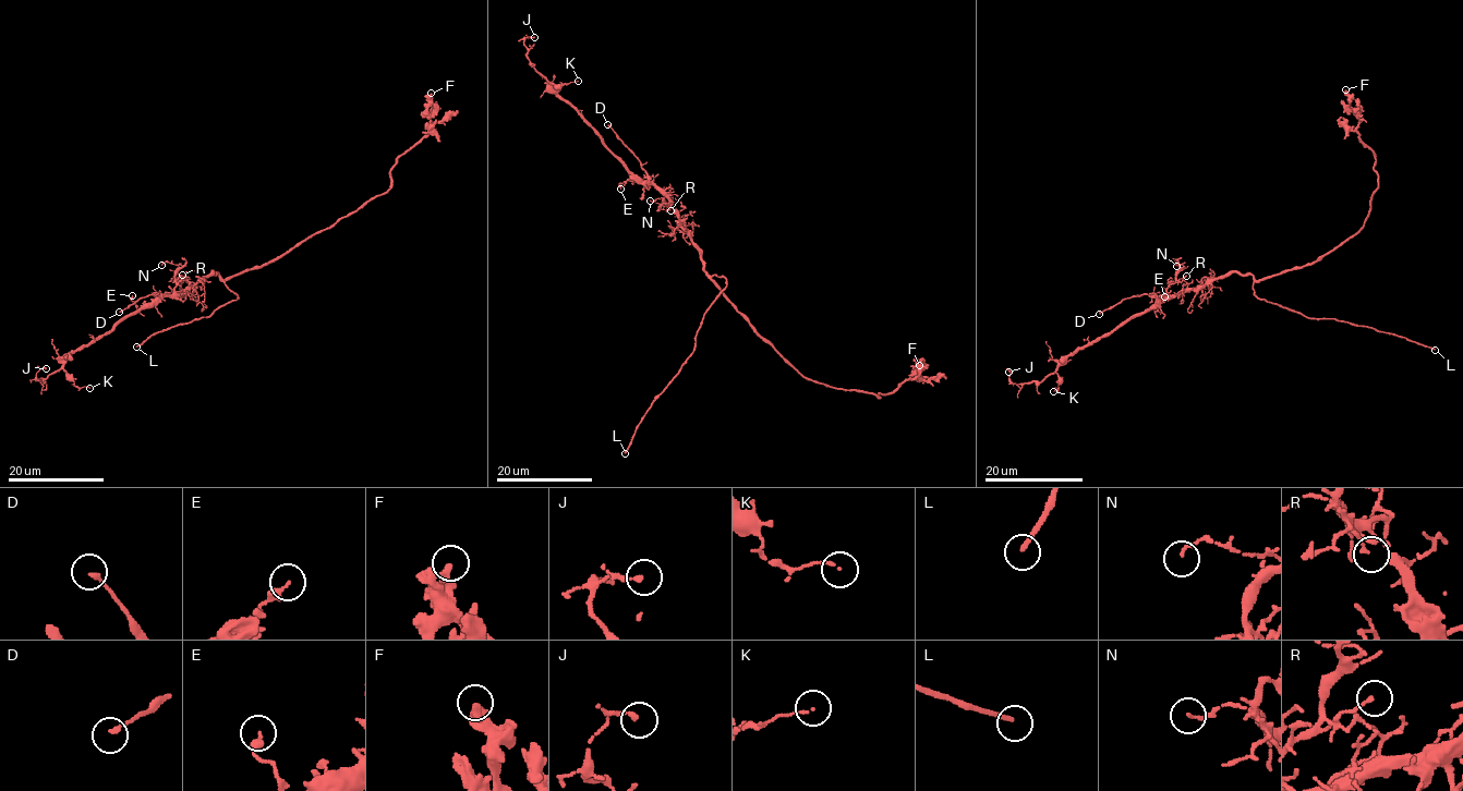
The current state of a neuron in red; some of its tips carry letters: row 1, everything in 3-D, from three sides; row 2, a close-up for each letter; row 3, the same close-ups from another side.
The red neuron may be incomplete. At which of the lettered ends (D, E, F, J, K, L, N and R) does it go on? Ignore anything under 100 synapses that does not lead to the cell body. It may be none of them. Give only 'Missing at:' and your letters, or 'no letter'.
Missing at: L

